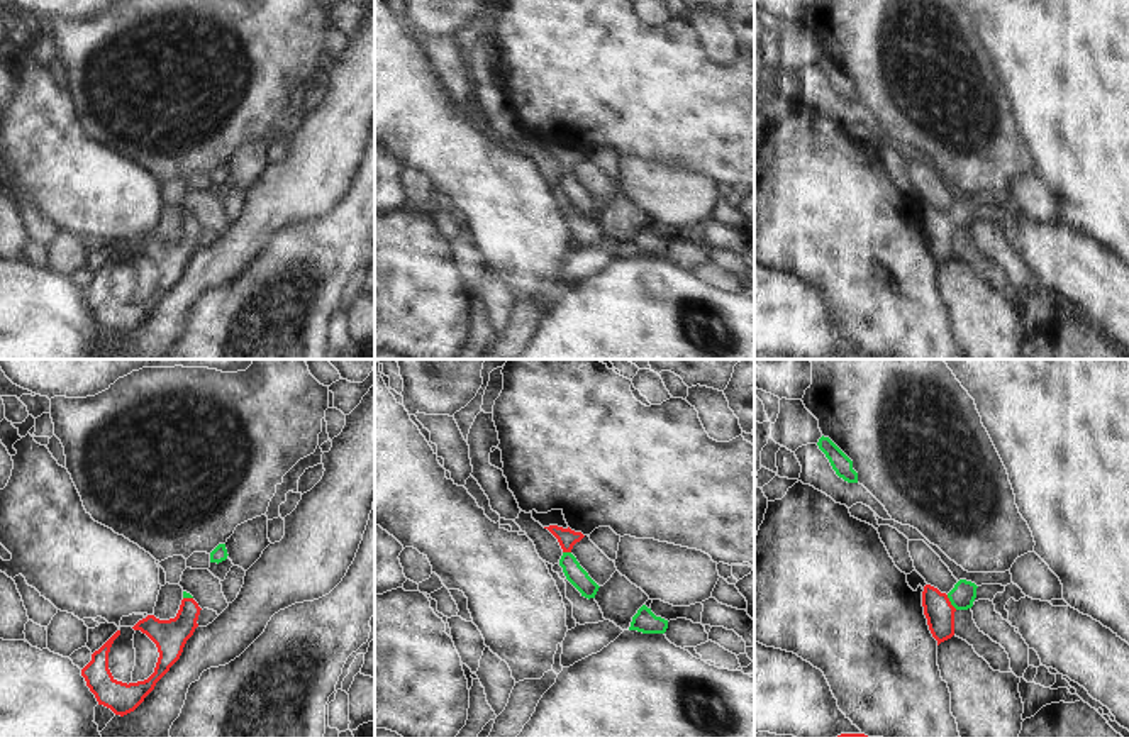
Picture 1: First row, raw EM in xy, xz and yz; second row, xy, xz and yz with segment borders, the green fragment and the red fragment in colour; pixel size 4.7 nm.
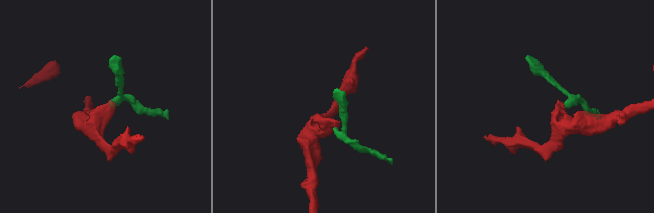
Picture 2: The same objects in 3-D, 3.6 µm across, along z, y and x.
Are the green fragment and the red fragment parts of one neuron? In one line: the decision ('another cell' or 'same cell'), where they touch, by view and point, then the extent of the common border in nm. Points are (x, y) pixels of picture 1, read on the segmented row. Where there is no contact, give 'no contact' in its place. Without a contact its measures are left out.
same cell | yz (950, 600) | 90 nm

